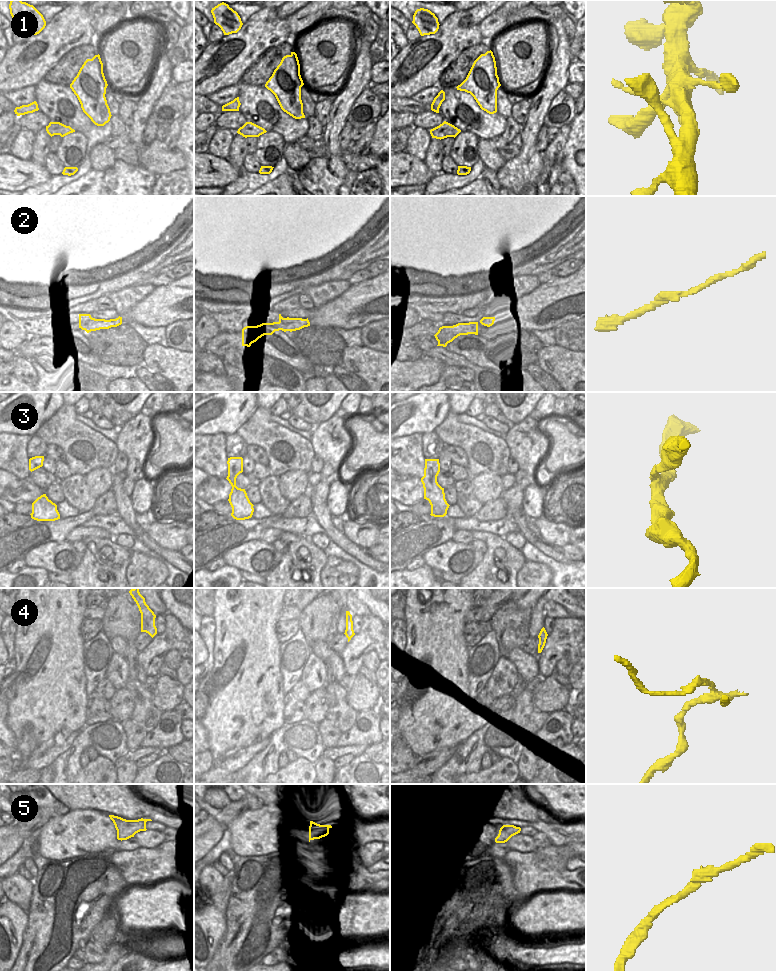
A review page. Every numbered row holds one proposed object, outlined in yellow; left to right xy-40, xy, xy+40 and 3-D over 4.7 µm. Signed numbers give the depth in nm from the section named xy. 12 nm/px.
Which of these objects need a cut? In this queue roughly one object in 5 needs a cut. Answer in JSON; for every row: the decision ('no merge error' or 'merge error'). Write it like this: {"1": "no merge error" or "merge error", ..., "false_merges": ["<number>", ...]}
{"1": "no merge error", "2": "no merge error", "3": "no merge error", "4": "merge error", "5": "no merge error", "false_merges": ["4"]}

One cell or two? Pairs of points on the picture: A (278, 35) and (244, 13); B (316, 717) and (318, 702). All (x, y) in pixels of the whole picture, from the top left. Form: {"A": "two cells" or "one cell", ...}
{"A": "two cells", "B": "one cell"}

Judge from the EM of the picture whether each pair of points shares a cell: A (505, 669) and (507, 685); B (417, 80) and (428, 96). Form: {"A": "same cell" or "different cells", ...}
{"A": "same cell", "B": "different cells"}

